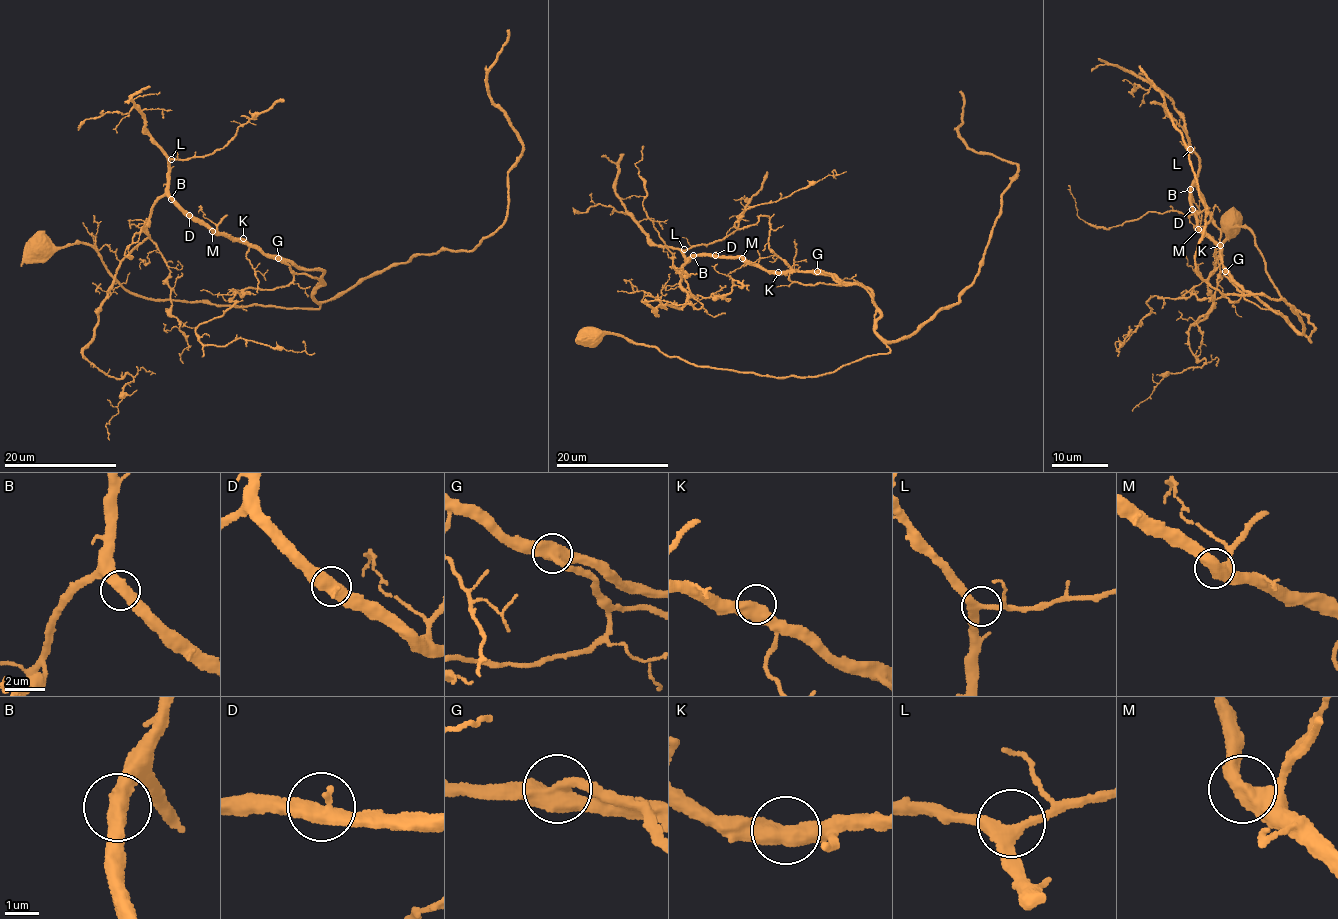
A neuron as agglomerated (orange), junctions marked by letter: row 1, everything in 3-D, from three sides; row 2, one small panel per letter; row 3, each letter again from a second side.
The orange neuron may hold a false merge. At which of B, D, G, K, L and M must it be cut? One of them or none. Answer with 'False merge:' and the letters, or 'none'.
False merge: none

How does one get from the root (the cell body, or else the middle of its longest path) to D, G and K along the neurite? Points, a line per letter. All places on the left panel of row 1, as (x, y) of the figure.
D: (39, 255), (86, 243), (127, 289), (146, 298), (319, 307), (316, 278), (214, 234), (189, 215)
G: (39, 255), (86, 243), (127, 289), (146, 298), (225, 306), (319, 307), (313, 295), (322, 282), (278, 258)
K: (39, 255), (86, 243), (127, 289), (146, 298), (319, 307), (313, 295), (322, 282), (243, 238)

